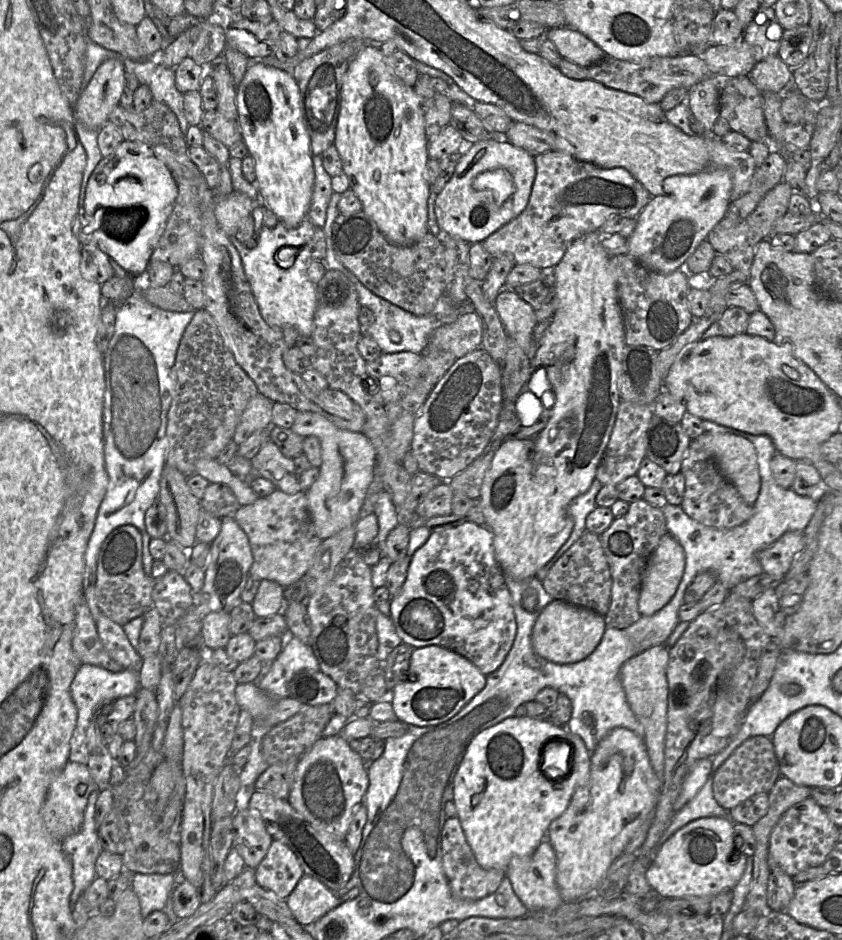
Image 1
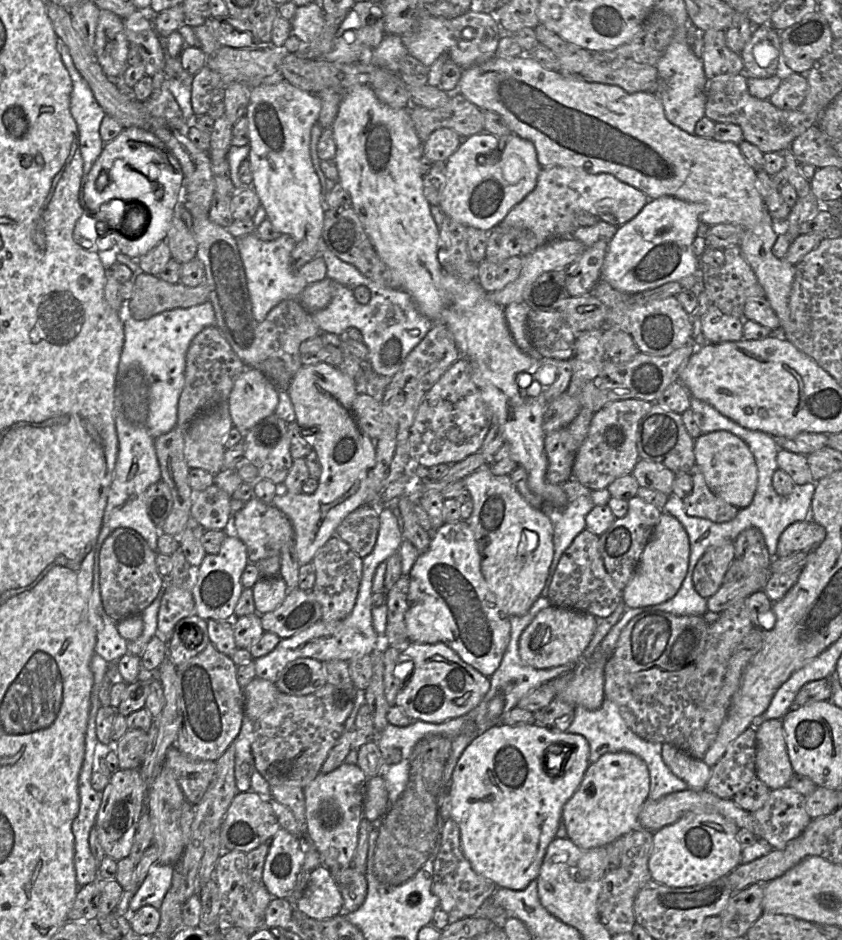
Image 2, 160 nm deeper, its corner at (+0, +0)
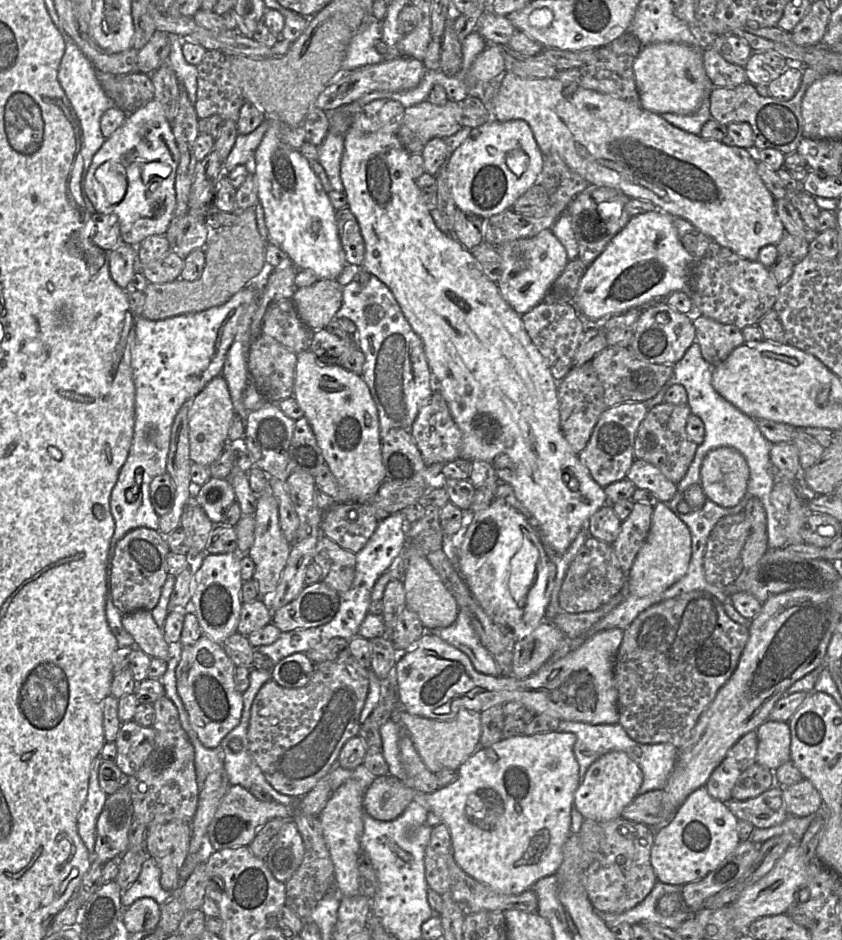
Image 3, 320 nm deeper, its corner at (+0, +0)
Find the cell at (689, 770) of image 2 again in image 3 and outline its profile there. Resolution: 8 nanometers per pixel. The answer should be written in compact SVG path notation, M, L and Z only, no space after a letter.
M704 786L694 791L669 821L655 830L651 865L657 881L683 886L715 870L739 843L738 819L725 803L714 800Z

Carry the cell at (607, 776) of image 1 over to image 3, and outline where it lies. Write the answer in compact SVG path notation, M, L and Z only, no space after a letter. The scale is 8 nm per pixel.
M610 751L589 766L575 791L573 806L584 818L599 823L619 818L623 809L638 795L642 783L641 768L625 752Z

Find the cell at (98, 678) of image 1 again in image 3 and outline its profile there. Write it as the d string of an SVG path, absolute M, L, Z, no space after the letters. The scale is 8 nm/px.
M101 754L93 761L89 778L88 794L77 819L78 834L92 856L96 841L97 819L103 810L108 796L101 789L98 780L98 771L102 762L103 758Z

